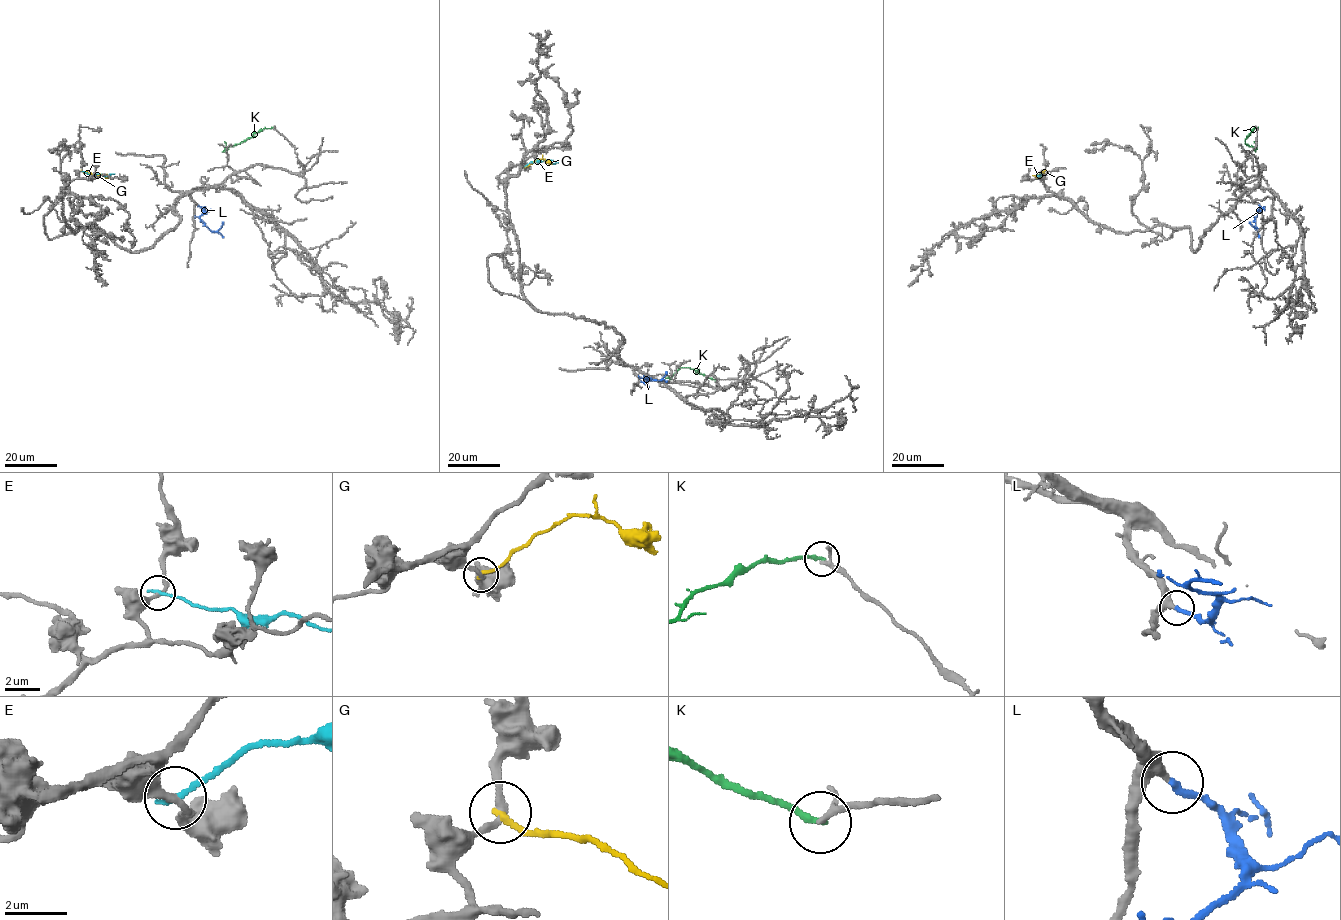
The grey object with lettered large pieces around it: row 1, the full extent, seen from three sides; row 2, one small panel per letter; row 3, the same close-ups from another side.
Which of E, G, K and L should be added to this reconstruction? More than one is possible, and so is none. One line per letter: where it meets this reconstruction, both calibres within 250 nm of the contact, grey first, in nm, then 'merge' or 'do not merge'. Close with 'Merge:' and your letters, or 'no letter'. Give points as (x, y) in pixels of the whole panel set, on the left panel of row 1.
E: (81, 171) | 240/200 nm | do not merge
G: (82, 170) | 240/200 nm | do not merge
K: (273, 128) | 160/200 nm | do not merge
L: (197, 205) | 320/240 nm | merge
Merge: L

